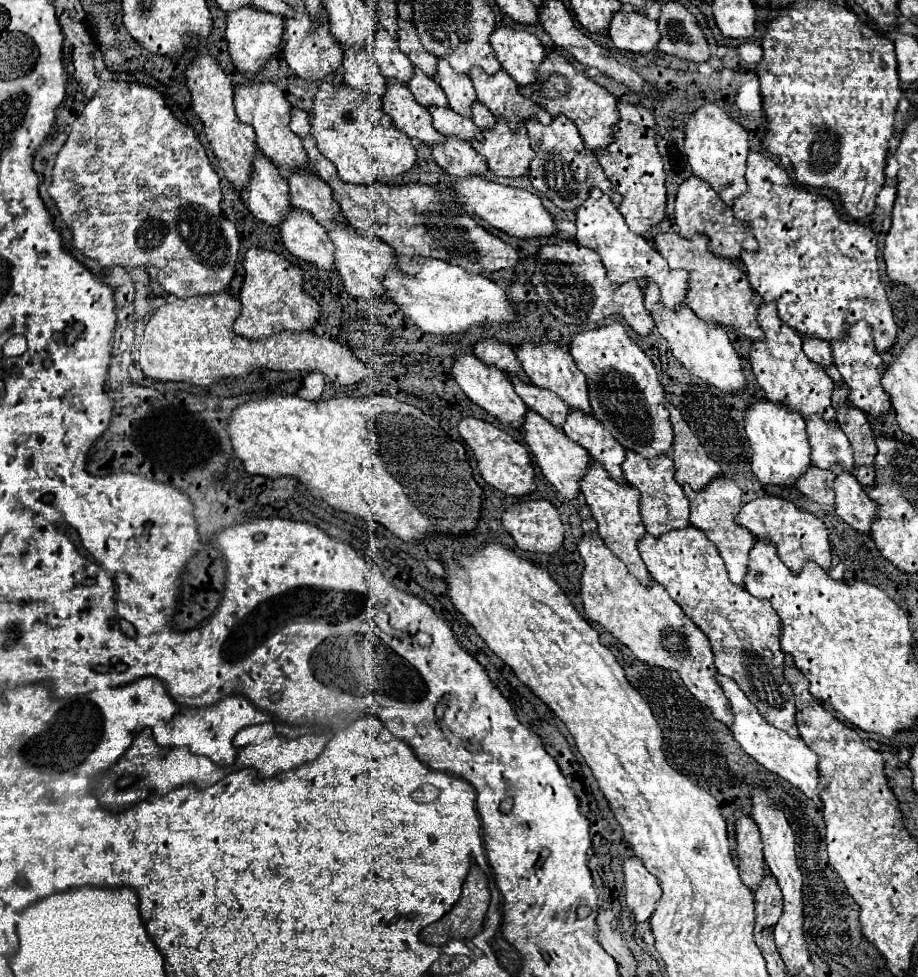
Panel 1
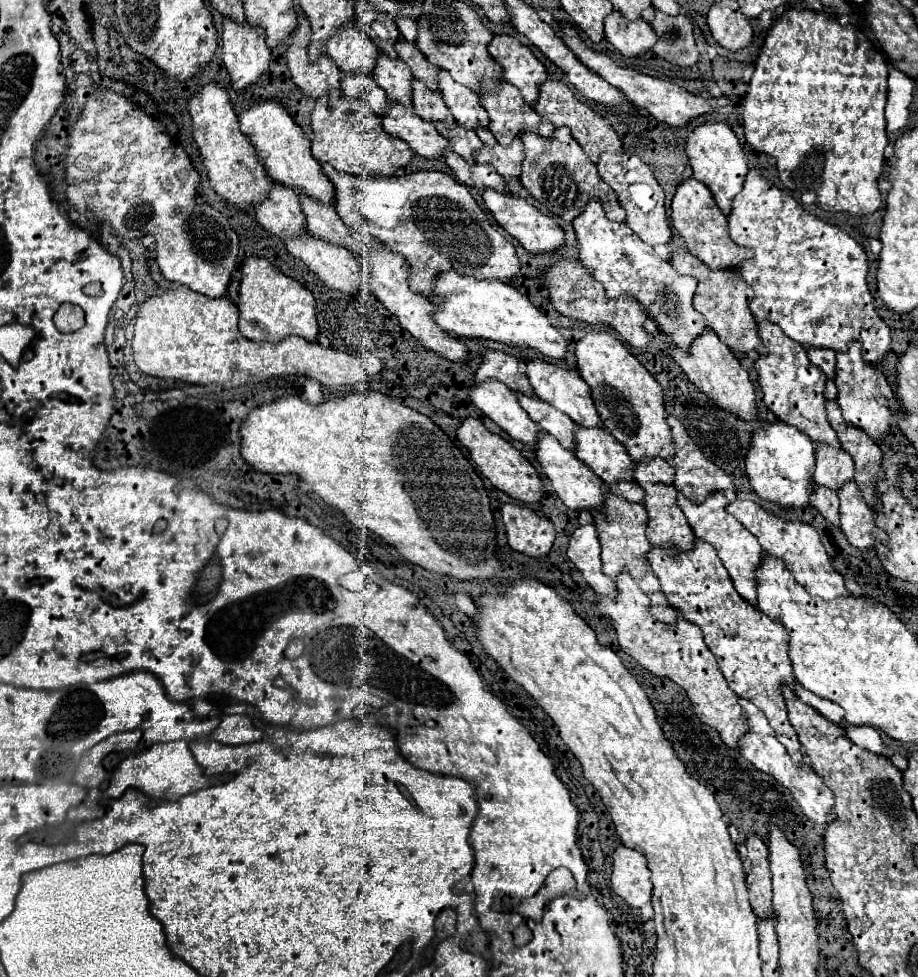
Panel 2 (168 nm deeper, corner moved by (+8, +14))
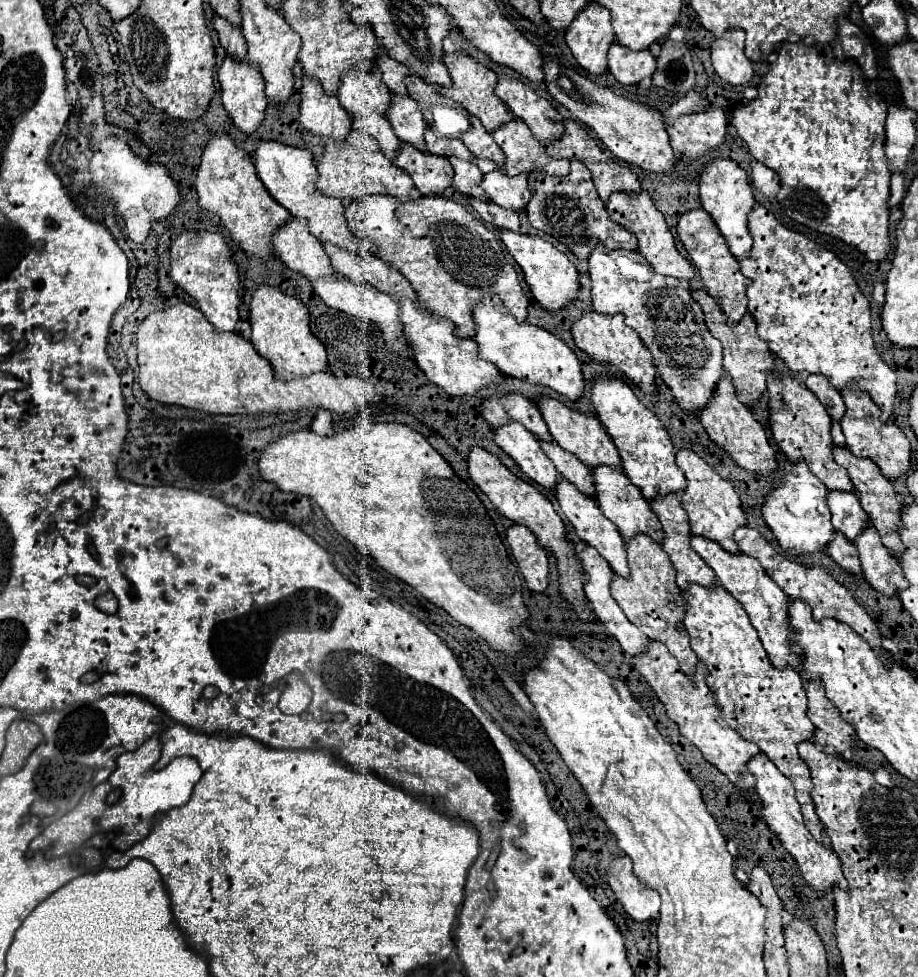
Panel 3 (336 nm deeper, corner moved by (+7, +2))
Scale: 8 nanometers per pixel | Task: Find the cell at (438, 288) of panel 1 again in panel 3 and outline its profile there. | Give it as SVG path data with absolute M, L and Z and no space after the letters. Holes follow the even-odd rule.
M489 293L477 305L473 305L473 321L473 339L479 345L479 357L497 365L501 373L515 375L531 383L547 385L571 401L577 401L583 395L583 375L577 355L549 331L529 321L519 323L495 293Z

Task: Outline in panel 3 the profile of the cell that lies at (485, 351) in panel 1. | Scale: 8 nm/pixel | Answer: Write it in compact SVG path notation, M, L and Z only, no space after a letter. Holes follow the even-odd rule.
M519 391L505 393L505 395L493 395L493 397L483 399L481 401L481 415L493 427L503 425L505 421L519 421L531 433L535 433L535 437L541 437L545 441L553 439L537 405Z

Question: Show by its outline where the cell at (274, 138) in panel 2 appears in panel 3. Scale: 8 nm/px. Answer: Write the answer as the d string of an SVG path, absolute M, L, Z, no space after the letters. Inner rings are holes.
M259 141L255 145L255 153L253 153L253 163L257 169L259 179L263 181L265 189L295 217L305 217L309 223L309 231L319 239L319 241L329 241L341 249L347 251L355 251L359 255L367 255L371 253L373 245L367 239L359 239L355 237L349 227L347 221L343 217L343 203L335 197L323 195L317 187L317 169L313 163L313 155L307 149L299 149L299 147L289 147L285 143L279 141Z

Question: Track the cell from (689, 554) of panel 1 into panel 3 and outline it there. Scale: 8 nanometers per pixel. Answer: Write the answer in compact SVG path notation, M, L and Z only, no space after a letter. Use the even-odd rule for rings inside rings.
M691 583L687 589L681 589L681 599L687 607L683 623L691 639L691 649L709 669L707 685L715 693L723 717L757 743L759 749L775 761L777 769L793 781L795 797L801 803L809 831L813 831L813 837L823 839L823 825L809 795L813 789L811 771L797 753L797 743L811 739L815 731L815 725L807 717L807 693L799 673L789 665L777 669L771 663L747 613L721 585L705 587Z

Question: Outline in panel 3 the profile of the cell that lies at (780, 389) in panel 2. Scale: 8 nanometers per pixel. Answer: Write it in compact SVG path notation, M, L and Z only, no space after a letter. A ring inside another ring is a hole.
M769 373L767 375L767 391L769 391L769 425L771 433L781 447L781 451L791 459L797 461L805 457L809 469L829 487L829 489L843 489L851 491L853 483L849 481L849 473L845 467L837 465L833 459L833 441L831 441L831 417L827 409L819 403L817 395L807 389L801 381L797 381L793 375L779 375Z

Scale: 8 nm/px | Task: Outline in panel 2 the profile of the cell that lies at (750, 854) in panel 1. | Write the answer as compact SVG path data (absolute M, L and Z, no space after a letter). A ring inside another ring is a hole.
M750 835L746 841L744 869L746 869L746 883L748 883L754 915L758 919L776 917L776 913L772 913L772 885L770 885L768 847L756 835Z

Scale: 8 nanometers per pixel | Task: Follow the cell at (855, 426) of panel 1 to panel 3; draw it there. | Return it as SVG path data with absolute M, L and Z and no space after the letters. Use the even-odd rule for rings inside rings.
M835 445L833 455L835 455L835 461L849 471L849 477L851 477L851 481L853 481L853 485L861 497L861 505L863 505L865 513L869 515L871 523L877 527L877 531L881 535L885 535L889 531L897 531L901 527L901 501L897 501L897 493L893 489L893 483L887 477L883 477L881 469L877 465L873 465L871 459L855 457L847 447Z

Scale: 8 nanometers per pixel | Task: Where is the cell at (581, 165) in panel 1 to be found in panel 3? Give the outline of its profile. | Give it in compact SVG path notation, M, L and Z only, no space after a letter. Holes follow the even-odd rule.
M573 159L569 175L563 177L533 169L529 173L529 189L531 189L531 199L527 203L529 223L535 229L567 245L567 249L571 249L577 257L587 259L589 251L593 251L593 245L597 241L603 241L607 249L637 249L637 239L633 237L633 233L611 221L605 203L595 191L591 173L585 167L585 163Z

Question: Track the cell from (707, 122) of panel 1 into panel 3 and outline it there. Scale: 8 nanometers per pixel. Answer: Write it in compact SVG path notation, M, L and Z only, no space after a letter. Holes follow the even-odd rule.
M729 157L727 159L713 159L707 165L703 165L703 169L701 169L699 195L701 195L703 209L709 211L709 215L717 223L731 253L737 259L745 257L751 249L751 243L753 243L753 239L749 237L749 231L747 231L747 213L755 205L755 197L753 197L753 189L751 189L747 173Z

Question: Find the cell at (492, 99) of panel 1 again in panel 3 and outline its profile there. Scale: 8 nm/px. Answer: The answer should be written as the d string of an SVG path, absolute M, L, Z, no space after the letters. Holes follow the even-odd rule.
M517 117L495 129L493 139L505 153L505 173L509 175L531 169L539 169L549 175L569 173L569 161L551 157L545 147L539 145L539 141L533 137L525 121Z

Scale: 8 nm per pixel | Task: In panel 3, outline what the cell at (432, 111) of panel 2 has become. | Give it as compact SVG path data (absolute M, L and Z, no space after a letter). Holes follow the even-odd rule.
M431 127L425 129L425 143L427 143L427 151L435 153L435 155L445 155L445 157L455 155L455 157L469 159L469 161L475 159L469 153L469 149L463 145L461 139L443 139L443 137L437 137Z

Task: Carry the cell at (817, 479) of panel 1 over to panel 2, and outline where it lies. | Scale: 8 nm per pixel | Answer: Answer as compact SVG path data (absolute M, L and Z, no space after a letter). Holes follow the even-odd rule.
M816 485L814 487L814 495L812 495L812 507L822 515L826 517L828 523L832 525L840 525L840 511L838 511L838 493L832 491L832 489L826 489L826 487L820 487Z

